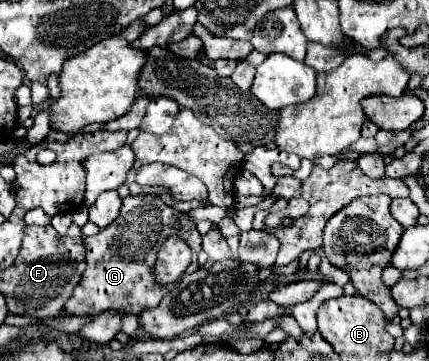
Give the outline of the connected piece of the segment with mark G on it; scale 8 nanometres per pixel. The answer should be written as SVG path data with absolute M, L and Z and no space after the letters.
M155 193L127 195L119 217L101 229L99 235L85 237L87 269L73 295L67 299L65 311L69 315L97 315L115 309L139 315L143 309L157 307L169 291L167 287L155 285L151 267L157 261L159 247L169 235L179 235L195 255L201 251L201 233L187 213L177 213Z

